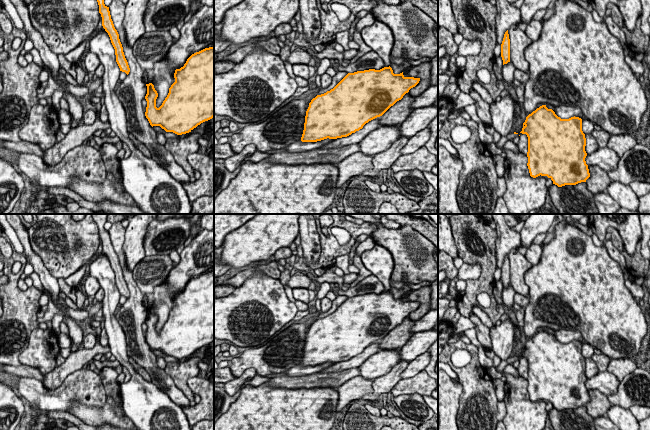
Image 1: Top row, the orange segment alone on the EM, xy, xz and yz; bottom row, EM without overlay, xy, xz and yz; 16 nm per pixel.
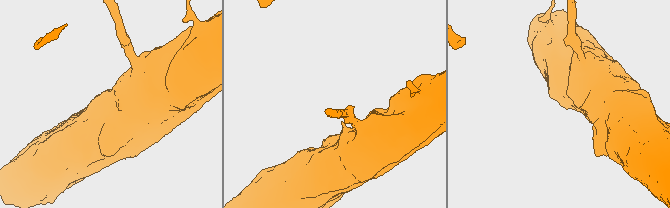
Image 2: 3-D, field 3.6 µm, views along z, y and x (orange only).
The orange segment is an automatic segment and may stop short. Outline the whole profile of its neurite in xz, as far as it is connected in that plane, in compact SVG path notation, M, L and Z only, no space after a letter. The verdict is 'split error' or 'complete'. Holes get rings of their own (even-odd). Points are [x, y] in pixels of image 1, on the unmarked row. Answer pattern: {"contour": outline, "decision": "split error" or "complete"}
{"contour": "M392 292L369 293L348 297L333 313L317 319L306 335L302 366L347 361L359 355L369 345L382 340L415 311L420 302L405 301L403 296L394 298Z", "decision": "complete"}

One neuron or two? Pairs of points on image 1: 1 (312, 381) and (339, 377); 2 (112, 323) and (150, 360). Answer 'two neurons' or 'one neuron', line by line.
1: one neuron
2: two neurons

